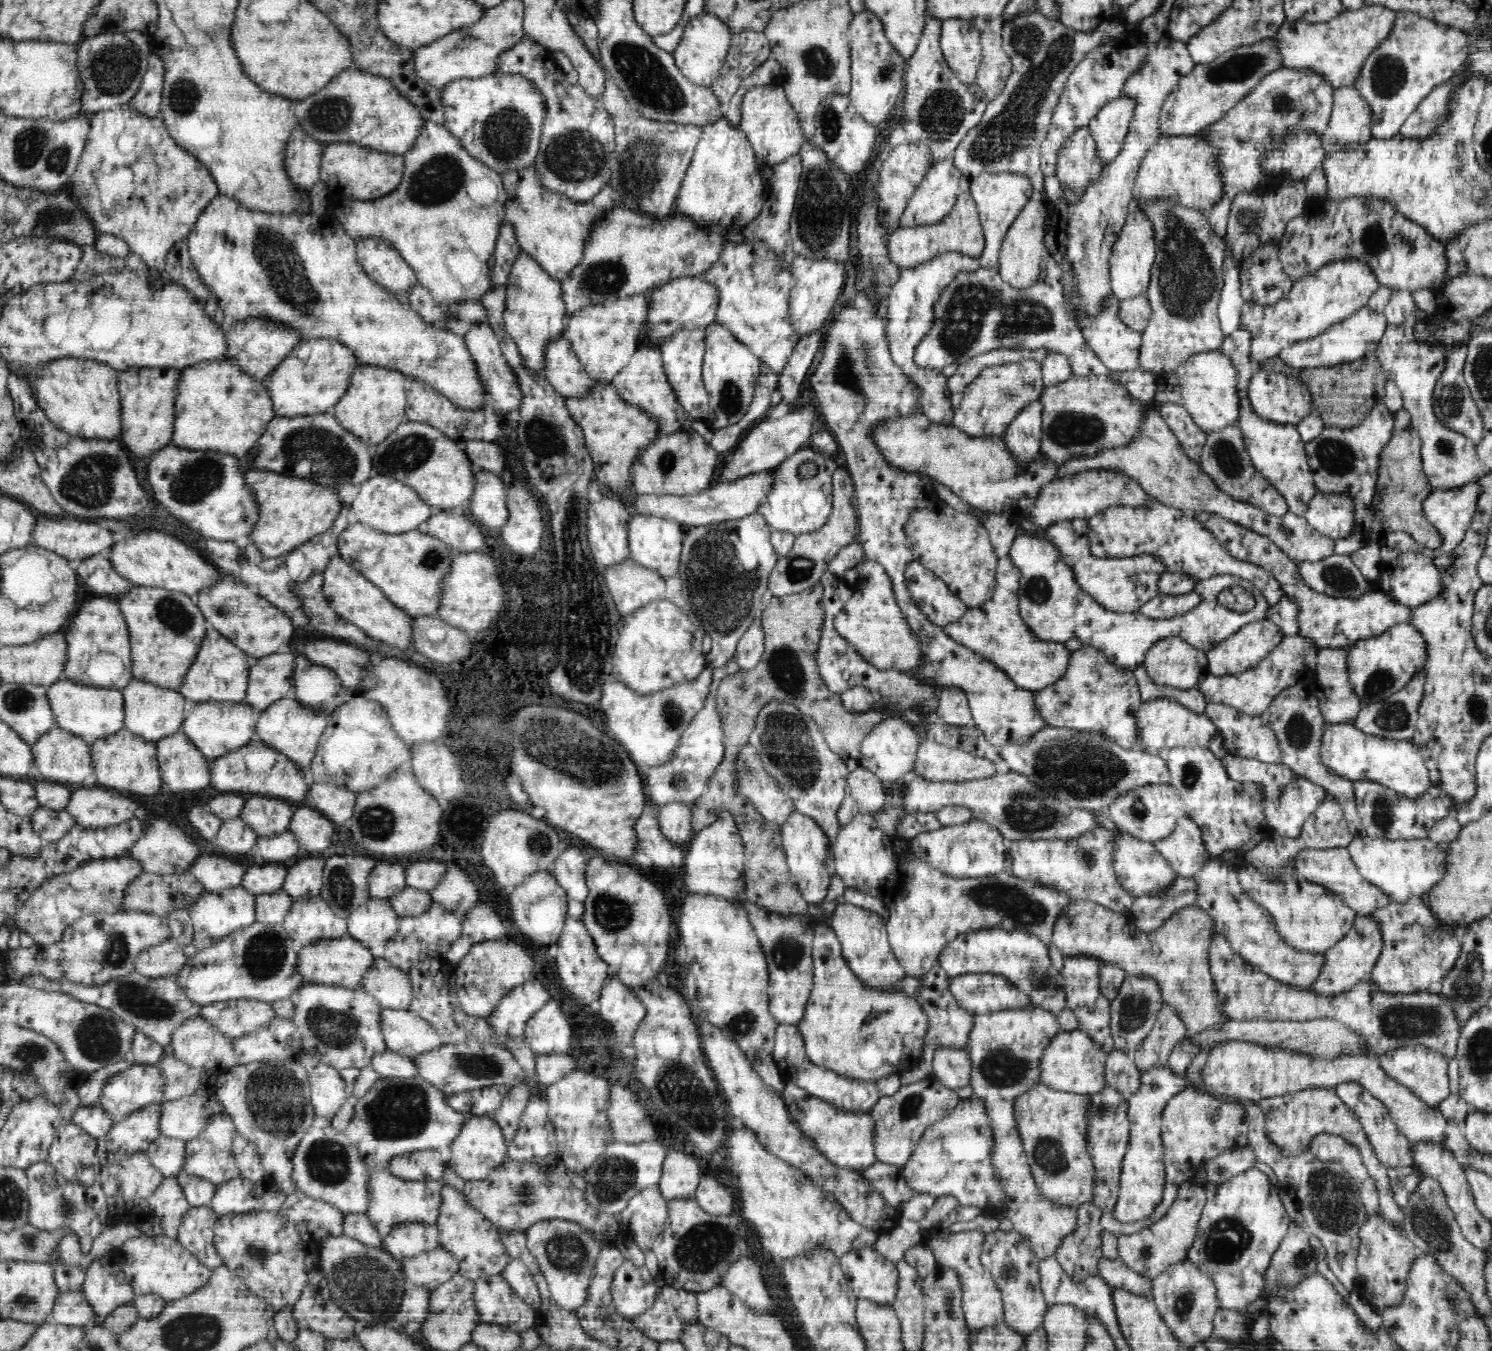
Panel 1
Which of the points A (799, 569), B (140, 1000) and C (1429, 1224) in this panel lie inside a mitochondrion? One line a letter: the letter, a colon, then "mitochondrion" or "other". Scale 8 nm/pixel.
A: mitochondrion
B: mitochondrion
C: mitochondrion

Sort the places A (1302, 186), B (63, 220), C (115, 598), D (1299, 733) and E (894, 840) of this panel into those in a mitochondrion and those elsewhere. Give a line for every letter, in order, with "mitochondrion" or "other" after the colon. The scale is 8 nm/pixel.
A: other
B: mitochondrion
C: other
D: mitochondrion
E: other

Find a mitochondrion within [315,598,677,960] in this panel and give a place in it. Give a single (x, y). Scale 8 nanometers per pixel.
(613, 914)

